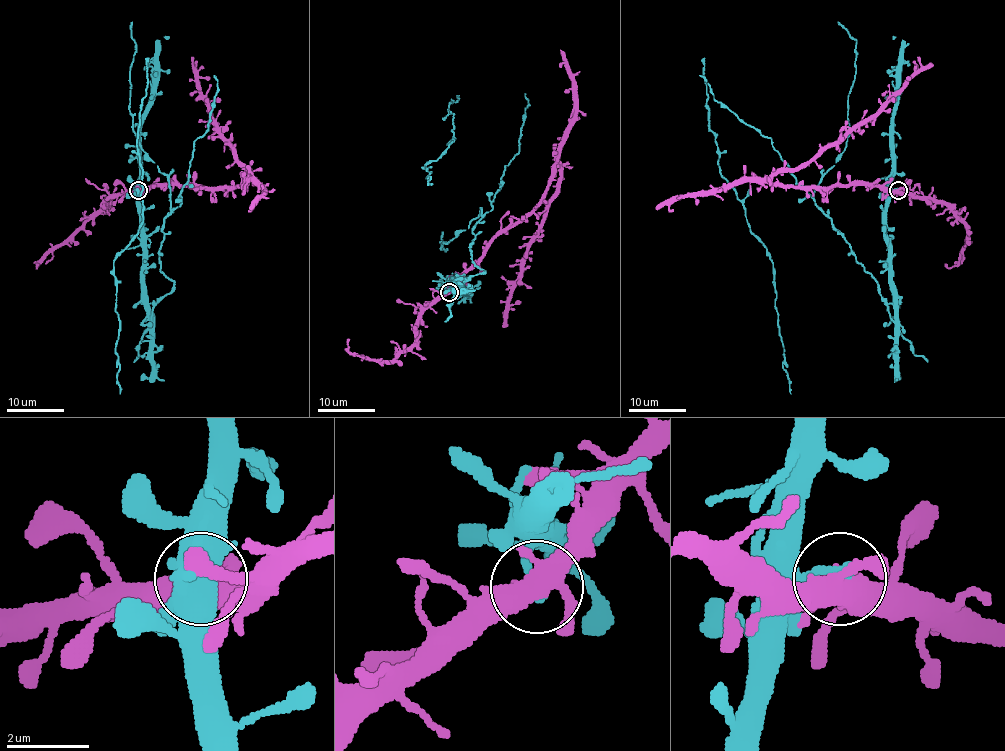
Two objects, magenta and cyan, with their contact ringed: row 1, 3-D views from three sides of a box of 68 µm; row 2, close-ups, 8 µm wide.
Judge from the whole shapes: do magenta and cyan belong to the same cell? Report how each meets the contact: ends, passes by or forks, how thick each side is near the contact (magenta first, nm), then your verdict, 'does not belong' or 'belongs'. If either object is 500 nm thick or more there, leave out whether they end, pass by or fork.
calibres 500 and 260 nm; does not belong

